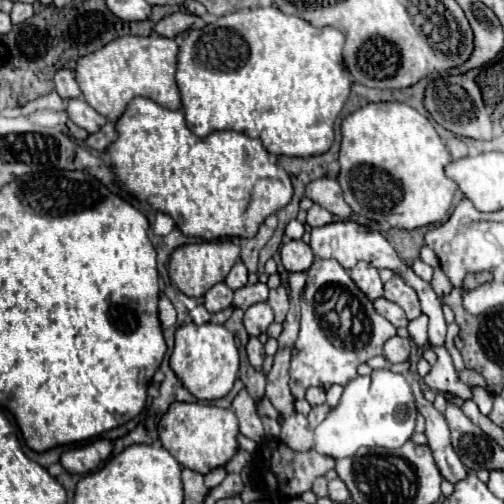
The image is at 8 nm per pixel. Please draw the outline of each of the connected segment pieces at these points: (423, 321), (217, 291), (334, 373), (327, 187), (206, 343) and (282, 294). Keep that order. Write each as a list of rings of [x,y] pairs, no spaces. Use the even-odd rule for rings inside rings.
[[[422,314],[418,316],[416,320],[412,320],[408,324],[408,332],[410,332],[410,338],[420,338],[420,346],[424,346],[428,342],[428,336],[426,336],[426,326],[428,326],[428,318]]]
[[[220,282],[206,292],[204,306],[208,308],[208,312],[220,312],[224,308],[230,308],[232,300],[234,300],[234,292],[224,282]]]
[[[314,260],[306,272],[300,306],[300,334],[290,360],[290,390],[296,400],[304,400],[310,386],[324,390],[334,384],[346,386],[358,376],[358,366],[382,354],[384,344],[396,336],[396,328],[374,310],[372,302],[336,260]]]
[[[324,176],[324,178],[314,180],[312,184],[308,184],[306,196],[314,204],[326,208],[328,212],[332,212],[334,216],[338,216],[342,220],[350,220],[350,216],[352,216],[352,208],[342,198],[340,184],[336,180],[332,180],[332,178],[326,178]]]
[[[206,322],[202,326],[182,324],[176,330],[176,346],[174,346],[174,352],[170,356],[170,368],[182,380],[186,390],[190,390],[190,394],[194,394],[196,398],[200,398],[200,400],[224,398],[232,390],[234,380],[238,378],[238,366],[240,366],[240,360],[238,360],[238,348],[236,348],[236,342],[234,342],[234,334],[230,330],[226,330],[224,326],[214,324],[214,322]]]
[[[278,286],[278,288],[270,290],[268,304],[270,304],[272,310],[274,310],[276,322],[282,322],[282,320],[286,318],[286,312],[288,312],[288,290],[286,290],[284,286]]]

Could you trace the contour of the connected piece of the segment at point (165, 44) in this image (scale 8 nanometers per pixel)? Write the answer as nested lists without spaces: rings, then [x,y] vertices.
[[[122,36],[112,40],[100,48],[100,52],[92,52],[92,56],[84,56],[76,66],[76,80],[82,88],[84,100],[104,118],[116,122],[130,100],[136,96],[150,98],[156,104],[168,110],[180,110],[182,100],[176,86],[176,62],[178,62],[178,44],[176,40],[156,36]]]

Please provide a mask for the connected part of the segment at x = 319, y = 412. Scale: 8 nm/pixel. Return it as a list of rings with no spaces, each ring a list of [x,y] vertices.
[[[320,404],[320,406],[314,406],[308,414],[308,422],[310,422],[310,428],[316,428],[330,412],[330,406],[328,404]]]

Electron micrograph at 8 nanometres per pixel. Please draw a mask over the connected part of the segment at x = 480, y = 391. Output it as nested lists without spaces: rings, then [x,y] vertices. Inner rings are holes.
[[[472,388],[472,394],[474,394],[474,402],[478,404],[480,412],[484,416],[488,416],[490,410],[492,410],[492,394],[488,390],[484,390],[484,388]]]

